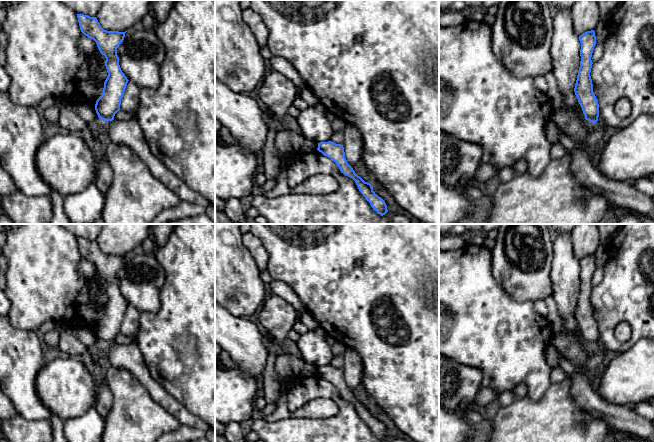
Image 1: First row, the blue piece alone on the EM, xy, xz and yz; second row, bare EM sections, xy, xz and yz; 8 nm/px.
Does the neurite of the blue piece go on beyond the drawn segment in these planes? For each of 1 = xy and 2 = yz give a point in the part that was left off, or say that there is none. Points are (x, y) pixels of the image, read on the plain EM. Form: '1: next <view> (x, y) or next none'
1: next none
2: next none

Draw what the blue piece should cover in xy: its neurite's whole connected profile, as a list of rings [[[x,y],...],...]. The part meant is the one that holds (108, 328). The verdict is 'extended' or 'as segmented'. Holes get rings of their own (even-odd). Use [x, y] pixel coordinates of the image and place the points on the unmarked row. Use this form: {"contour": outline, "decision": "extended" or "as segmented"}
{"contour": [[[77,238],[77,242],[81,256],[96,266],[100,277],[106,282],[104,287],[108,300],[104,306],[103,317],[96,325],[95,334],[99,343],[112,345],[120,334],[121,323],[129,305],[120,292],[117,279],[117,272],[123,266],[127,255],[104,254],[96,241]]], "decision": "as segmented"}

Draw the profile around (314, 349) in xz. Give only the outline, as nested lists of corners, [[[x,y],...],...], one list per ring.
[[[314,330],[302,334],[297,344],[302,359],[316,367],[328,366],[334,358],[331,346]]]

